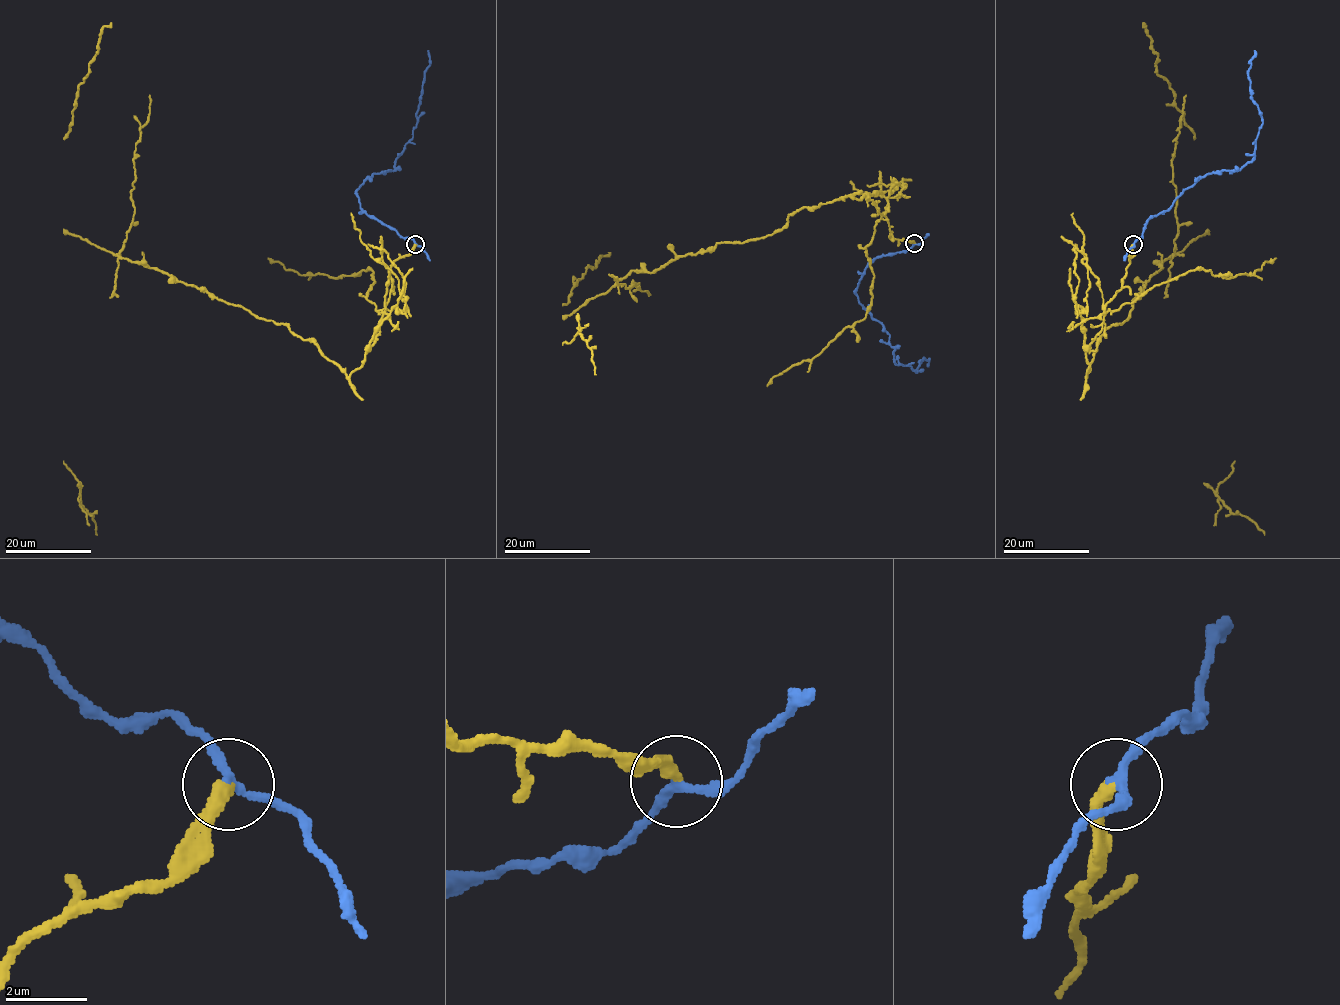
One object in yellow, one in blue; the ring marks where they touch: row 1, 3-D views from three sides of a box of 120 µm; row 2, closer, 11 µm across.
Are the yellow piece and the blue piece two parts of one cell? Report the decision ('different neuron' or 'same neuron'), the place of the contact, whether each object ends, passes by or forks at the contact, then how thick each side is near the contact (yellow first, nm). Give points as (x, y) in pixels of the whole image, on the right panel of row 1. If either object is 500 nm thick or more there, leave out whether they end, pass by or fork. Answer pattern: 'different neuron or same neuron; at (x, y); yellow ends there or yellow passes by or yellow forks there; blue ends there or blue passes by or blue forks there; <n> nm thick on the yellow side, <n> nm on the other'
different neuron; at (1133, 244); yellow ends there; blue passes by; 320 nm thick on the yellow side, 200 nm on the other

